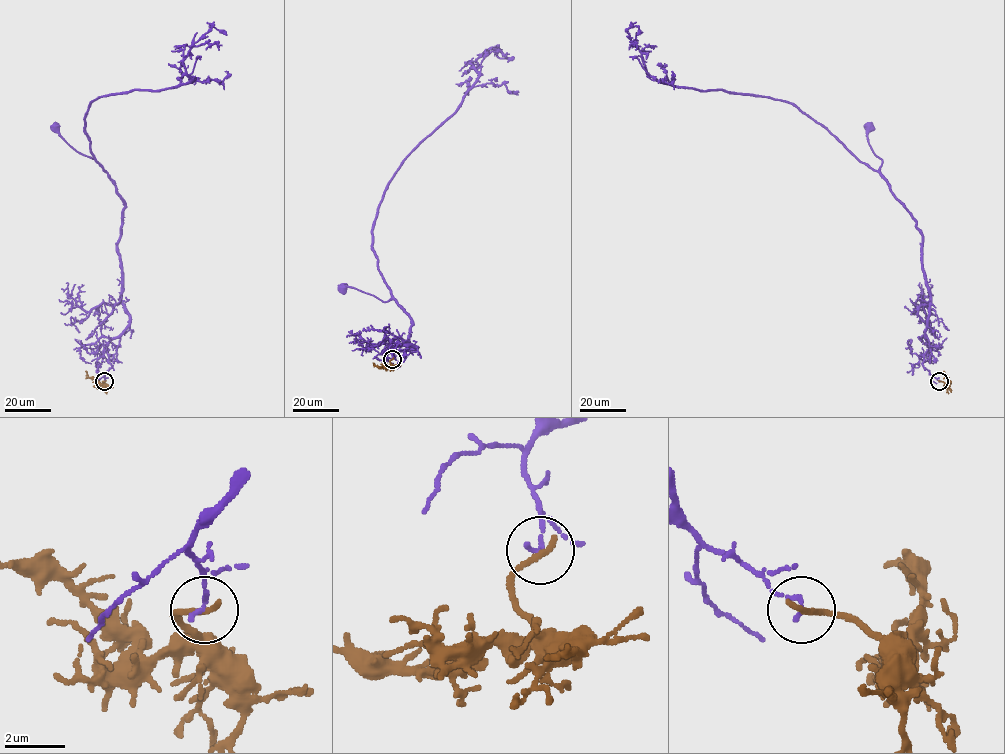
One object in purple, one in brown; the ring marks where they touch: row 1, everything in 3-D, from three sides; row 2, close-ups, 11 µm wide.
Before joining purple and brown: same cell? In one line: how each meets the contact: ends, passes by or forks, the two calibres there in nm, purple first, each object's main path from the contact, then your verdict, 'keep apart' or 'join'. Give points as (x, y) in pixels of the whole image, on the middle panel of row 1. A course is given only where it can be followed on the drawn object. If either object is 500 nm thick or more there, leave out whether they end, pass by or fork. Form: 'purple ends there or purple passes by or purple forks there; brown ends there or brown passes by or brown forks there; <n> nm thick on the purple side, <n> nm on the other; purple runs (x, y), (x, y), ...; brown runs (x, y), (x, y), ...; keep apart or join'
purple ends there; brown ends there; 150 nm thick on the purple side, 240 nm on the other; purple runs (392, 359), (397, 341), (394, 348), (417, 347), (404, 341), (411, 318), (393, 299), (342, 289); brown runs (392, 359), (391, 364), (387, 367), (378, 368), (373, 363); keep apart

